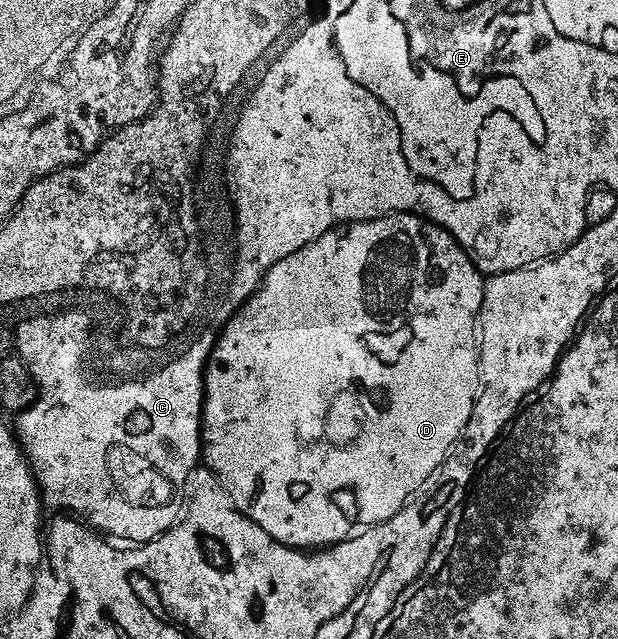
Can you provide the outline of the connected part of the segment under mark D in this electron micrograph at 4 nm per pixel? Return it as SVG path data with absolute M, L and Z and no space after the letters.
M386 214L378 218L369 218L366 222L353 222L347 228L337 229L335 232L325 232L315 241L293 249L289 262L277 266L272 278L267 280L263 291L256 297L252 306L244 311L235 321L231 321L226 336L220 342L220 350L211 361L208 369L207 381L209 383L208 417L206 433L206 460L209 471L218 479L219 485L232 497L232 505L248 515L252 522L262 528L272 538L284 538L287 542L328 542L328 538L340 538L356 518L360 518L362 525L368 527L368 518L377 518L381 522L389 522L393 516L409 505L408 497L419 486L424 485L436 472L441 469L448 455L452 452L460 437L468 427L472 418L472 409L476 406L478 397L478 383L480 382L480 355L478 353L478 319L480 305L484 302L485 279L478 269L477 263L468 256L467 250L452 237L451 234L440 229L439 226L423 219L419 214Z

